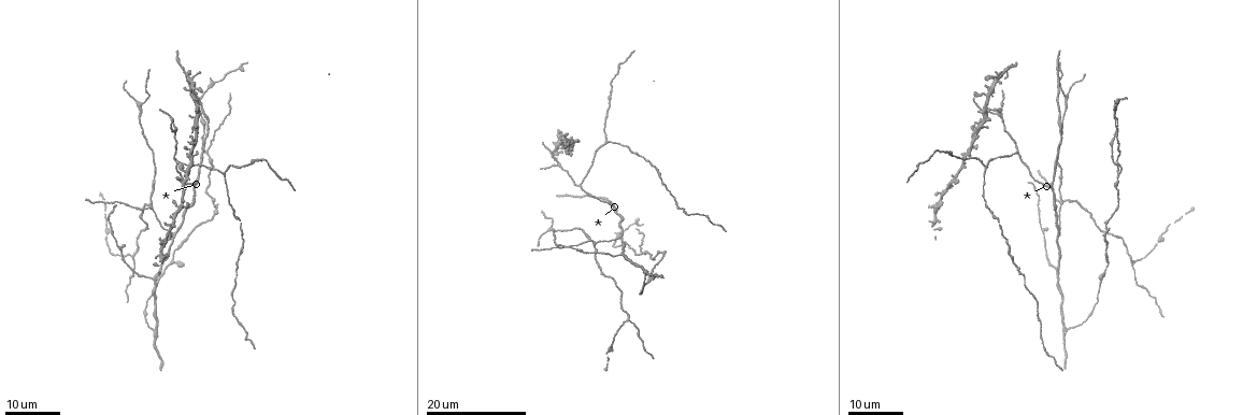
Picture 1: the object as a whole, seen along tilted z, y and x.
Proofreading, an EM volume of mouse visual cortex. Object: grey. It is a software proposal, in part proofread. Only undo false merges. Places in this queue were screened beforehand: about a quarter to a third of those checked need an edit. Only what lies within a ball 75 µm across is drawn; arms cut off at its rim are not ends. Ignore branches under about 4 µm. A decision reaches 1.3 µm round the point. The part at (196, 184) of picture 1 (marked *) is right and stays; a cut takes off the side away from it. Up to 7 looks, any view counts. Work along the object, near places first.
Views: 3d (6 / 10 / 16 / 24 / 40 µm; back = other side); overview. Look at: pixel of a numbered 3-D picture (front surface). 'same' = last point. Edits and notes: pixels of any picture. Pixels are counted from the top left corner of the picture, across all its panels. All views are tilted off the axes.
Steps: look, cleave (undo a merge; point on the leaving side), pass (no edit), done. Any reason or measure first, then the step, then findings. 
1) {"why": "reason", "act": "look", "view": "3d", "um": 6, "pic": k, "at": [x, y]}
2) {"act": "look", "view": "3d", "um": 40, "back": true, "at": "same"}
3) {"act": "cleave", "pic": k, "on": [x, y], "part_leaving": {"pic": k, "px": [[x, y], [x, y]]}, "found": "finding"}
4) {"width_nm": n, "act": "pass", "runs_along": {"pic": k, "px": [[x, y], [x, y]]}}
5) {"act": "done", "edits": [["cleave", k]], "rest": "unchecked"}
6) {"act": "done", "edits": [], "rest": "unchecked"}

{"why": "a fork", "act": "look", "view": "3d", "um": 24, "pic": 1, "at": [580, 186]}

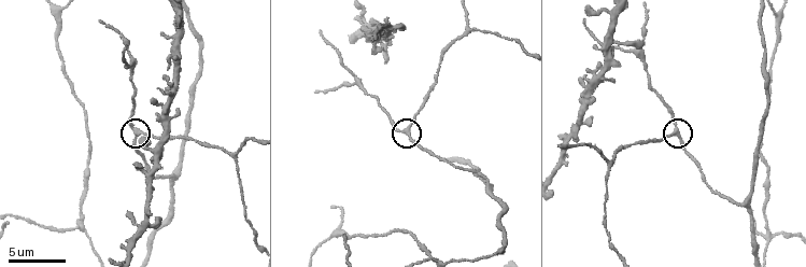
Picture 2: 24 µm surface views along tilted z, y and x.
{"why": "zoom in", "act": "look", "view": "3d", "um": 10, "pic": 2, "at": [138, 134]}

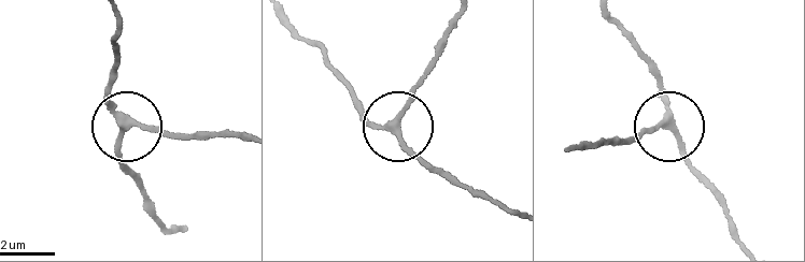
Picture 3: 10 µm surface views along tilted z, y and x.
{"width_nm": 230, "act": "pass", "runs_along": {"pic": 3, "px": [[508, 210], [439, 174], [404, 146], [396, 130], [353, 104]]}, "found": "continuous, no second neuron"}

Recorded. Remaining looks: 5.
{"why": "three arms meet", "act": "look", "view": "3d", "um": 6, "pic": 2, "at": [356, 80]}

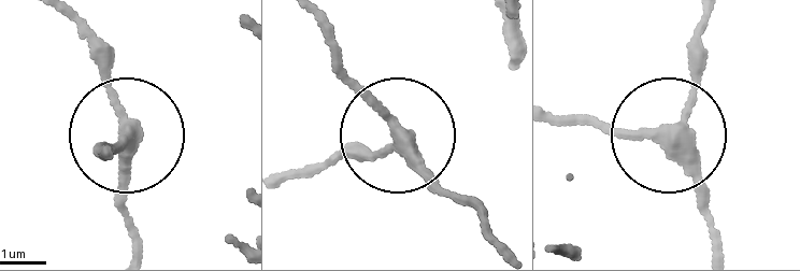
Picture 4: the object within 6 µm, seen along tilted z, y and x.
{"arms": 3, "act": "pass", "runs_along": {"pic": 4, "px": [[500, 240], [401, 139], [345, 158]]}, "found": "continuous, no second neuron"}

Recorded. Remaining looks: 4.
{"act": "look", "view": "3d", "um": 10, "pic": 2, "at": [595, 80]}

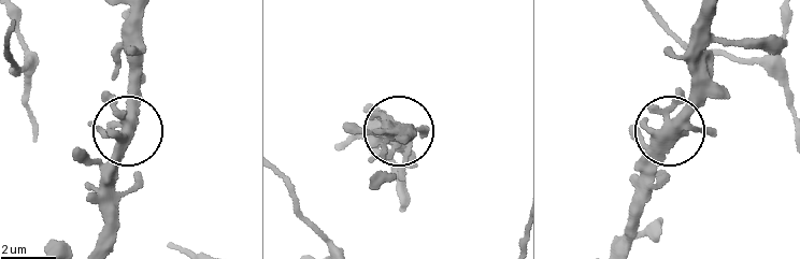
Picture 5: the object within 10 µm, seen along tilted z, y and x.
{"act": "pass", "found": "continuous, no second neuron"}

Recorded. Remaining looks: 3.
{"why": "looks like a crossing", "act": "look", "view": "3d", "um": 10, "pic": 2, "at": [771, 233]}

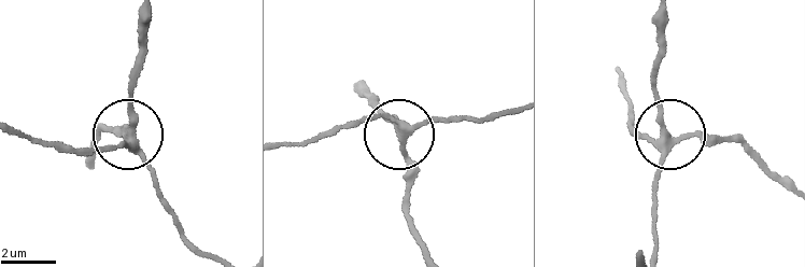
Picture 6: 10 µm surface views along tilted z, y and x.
{"act": "look", "view": "3d", "um": 10, "back": true, "pic": 6, "at": [127, 139]}

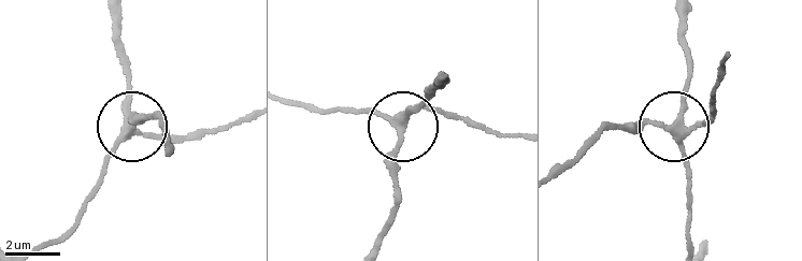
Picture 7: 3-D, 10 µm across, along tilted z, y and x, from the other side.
{"width_nm": 260, "act": "pass", "found": "continuous, no second neuron"}

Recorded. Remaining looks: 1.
{"act": "done", "edits": [], "rest": "unchecked"}

